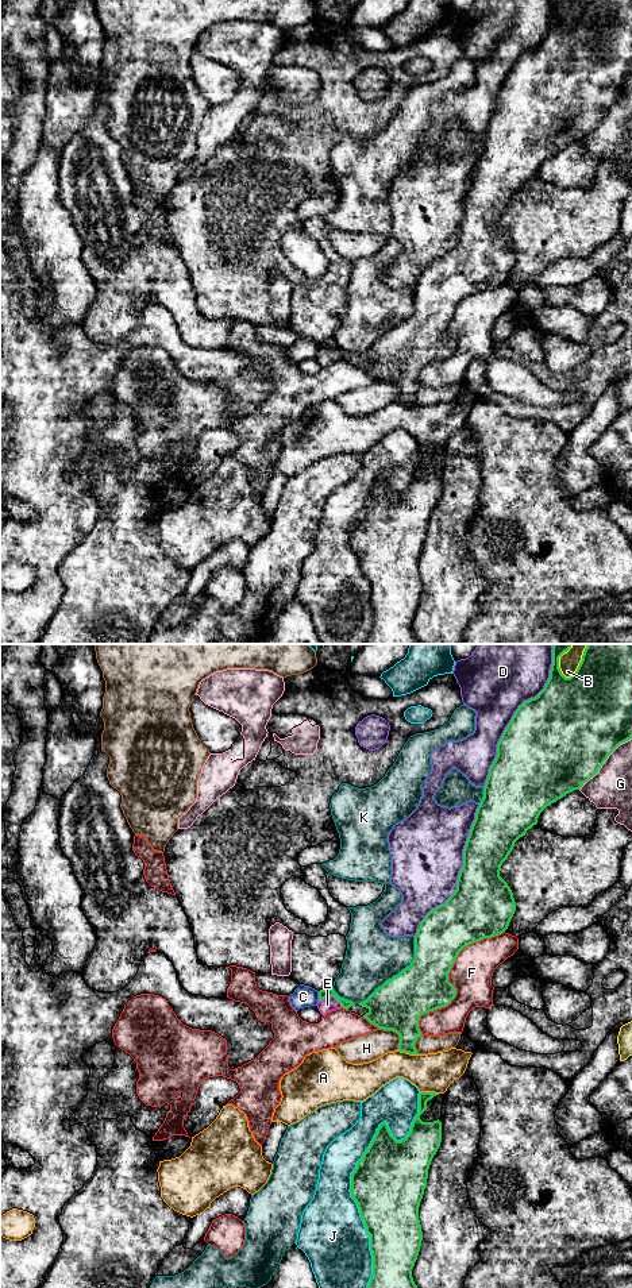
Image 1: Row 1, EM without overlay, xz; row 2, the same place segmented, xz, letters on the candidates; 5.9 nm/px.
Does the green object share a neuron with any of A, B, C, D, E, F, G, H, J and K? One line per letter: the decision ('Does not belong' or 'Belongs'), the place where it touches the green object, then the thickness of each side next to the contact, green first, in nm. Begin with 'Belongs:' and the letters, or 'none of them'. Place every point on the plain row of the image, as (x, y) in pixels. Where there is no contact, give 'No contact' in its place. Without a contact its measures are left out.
Belongs: none of them
A: Does not belong. Touches green at xz (408, 404). Thickness 240 nm (green) against 240 nm
B: Does not belong. Touches green at xz (580, 16). Thickness 440 nm (green) against 120 nm
C: Does not belong. Touches green at xz (319, 347). Thickness 60 nm (green) against 130 nm
D: Does not belong. Touches green at xz (513, 68). Thickness 500 nm (green) against 400 nm
E: Does not belong. Touches green at xz (331, 347). Thickness 60 nm (green) against 90 nm
F: Does not belong. Touches green at xz (447, 331). Thickness 300 nm (green) against 240 nm
G: Does not belong. Touches green at xz (604, 112). Thickness 500 nm (green) against 240 nm
H: Does not belong. Touches green at xz (396, 384). Thickness 300 nm (green) against 160 nm
J: Does not belong. Touches green at xz (354, 523). Thickness 440 nm (green) against 260 nm
K: Does not belong. Touches green at xz (399, 326). Thickness 300 nm (green) against 320 nm

